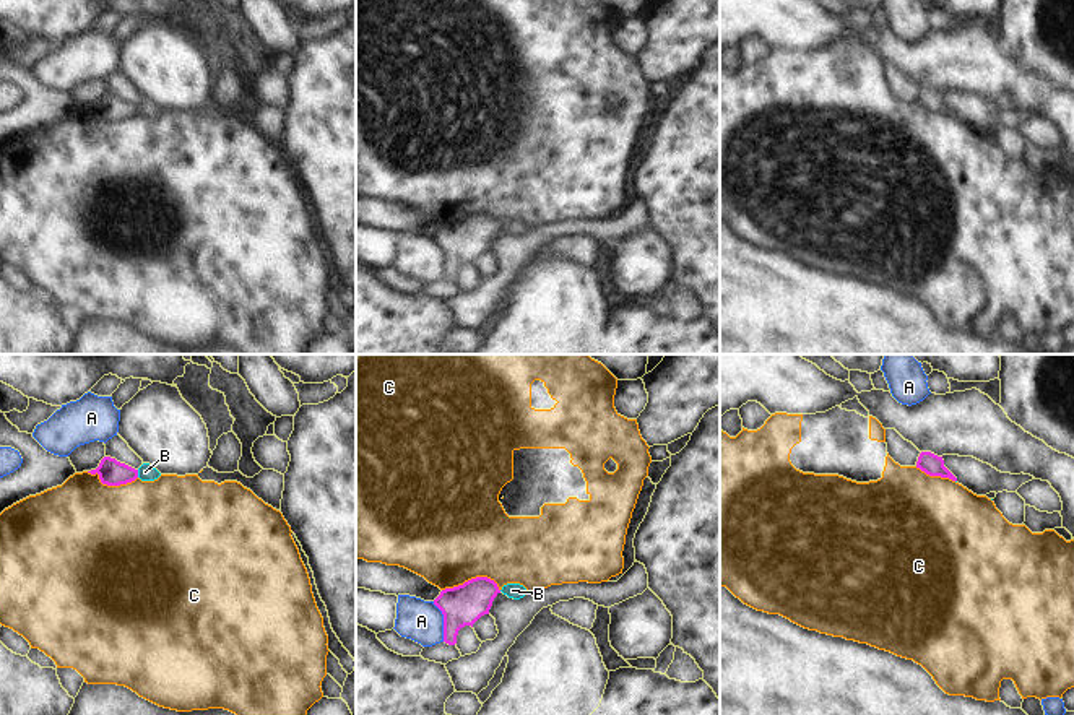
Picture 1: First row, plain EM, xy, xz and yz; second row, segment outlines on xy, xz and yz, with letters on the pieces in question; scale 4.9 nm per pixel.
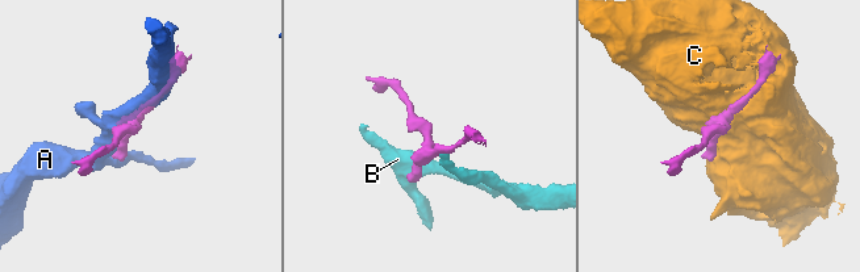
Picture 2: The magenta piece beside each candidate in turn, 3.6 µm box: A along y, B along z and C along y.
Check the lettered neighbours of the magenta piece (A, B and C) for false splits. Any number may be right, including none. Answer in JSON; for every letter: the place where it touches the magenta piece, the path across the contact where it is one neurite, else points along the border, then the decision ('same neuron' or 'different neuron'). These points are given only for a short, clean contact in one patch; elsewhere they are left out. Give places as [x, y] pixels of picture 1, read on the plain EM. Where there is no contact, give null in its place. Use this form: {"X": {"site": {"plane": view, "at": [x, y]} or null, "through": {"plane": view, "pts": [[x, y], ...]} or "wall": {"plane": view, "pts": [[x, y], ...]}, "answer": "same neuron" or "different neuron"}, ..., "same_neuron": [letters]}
{"A": {"site": {"plane": "xz", "at": [444, 257]}, "wall": {"plane": "xz", "pts": [[433, 238], [442, 251], [444, 277]]}, "answer": "different neuron"}, "B": {"site": {"plane": "xy", "at": [137, 109]}, "wall": {"plane": "xy", "pts": [[137, 106], [138, 112]]}, "answer": "different neuron"}, "C": {"site": {"plane": "xz", "at": [472, 215]}, "answer": "different neuron"}, "same_neuron": []}

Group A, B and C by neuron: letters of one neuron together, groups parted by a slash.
A / B / C

